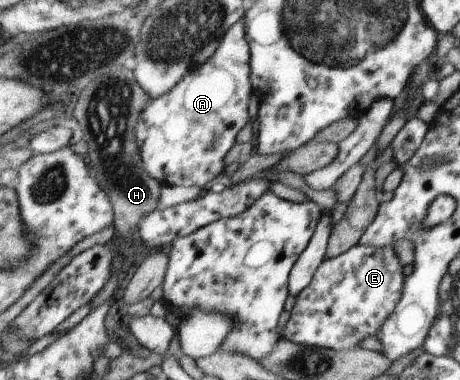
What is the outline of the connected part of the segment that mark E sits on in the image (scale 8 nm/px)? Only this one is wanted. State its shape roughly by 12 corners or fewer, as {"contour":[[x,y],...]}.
{"contour":[[392,244],[326,260],[282,338],[335,351],[377,336],[397,309]]}

